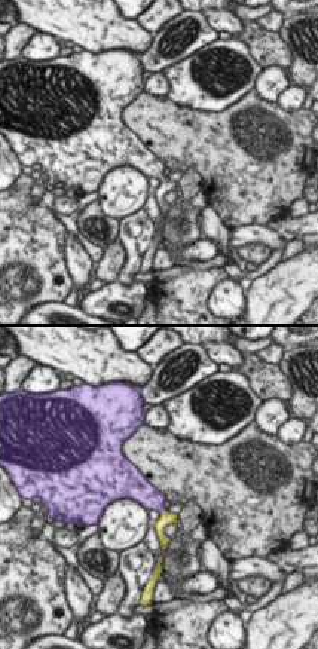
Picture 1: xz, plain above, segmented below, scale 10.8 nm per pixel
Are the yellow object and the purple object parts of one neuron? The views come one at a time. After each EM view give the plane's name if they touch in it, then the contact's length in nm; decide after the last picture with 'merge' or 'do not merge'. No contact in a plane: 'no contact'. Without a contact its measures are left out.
contact in xz; length 70 nm

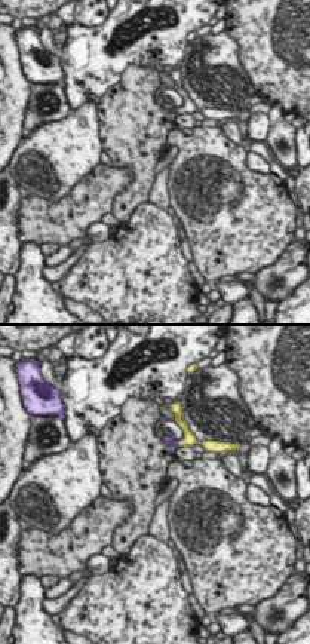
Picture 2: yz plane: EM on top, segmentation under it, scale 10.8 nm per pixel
contact in yz; length 50 nm

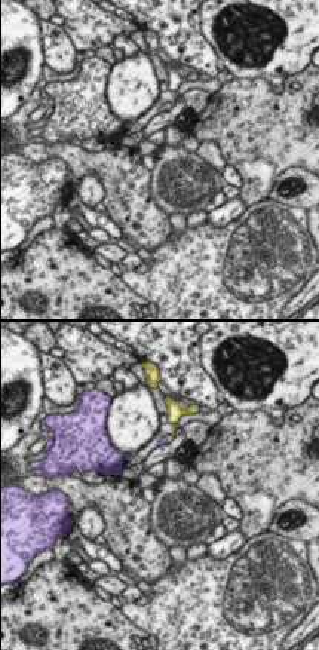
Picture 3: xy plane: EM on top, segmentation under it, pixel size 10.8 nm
contact in xy; length 70 nm

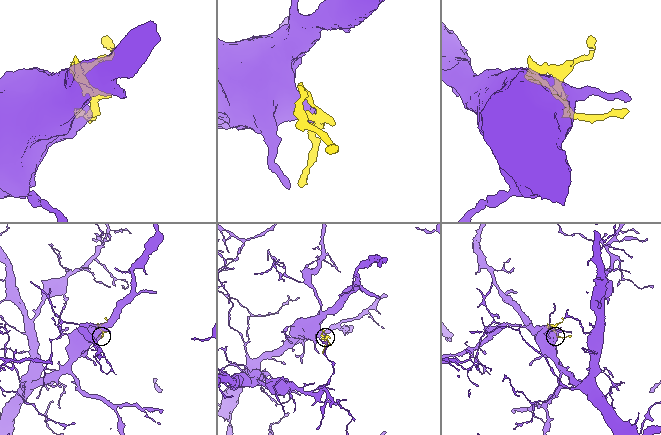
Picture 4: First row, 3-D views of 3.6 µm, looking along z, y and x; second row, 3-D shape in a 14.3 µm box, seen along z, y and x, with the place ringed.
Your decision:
merge

